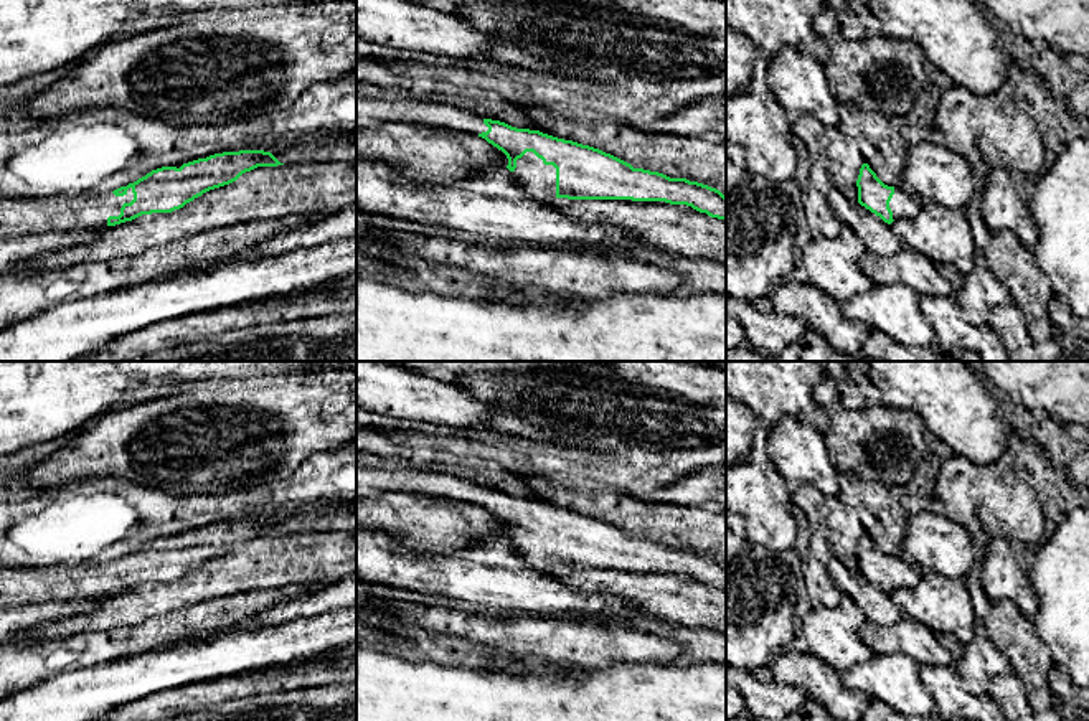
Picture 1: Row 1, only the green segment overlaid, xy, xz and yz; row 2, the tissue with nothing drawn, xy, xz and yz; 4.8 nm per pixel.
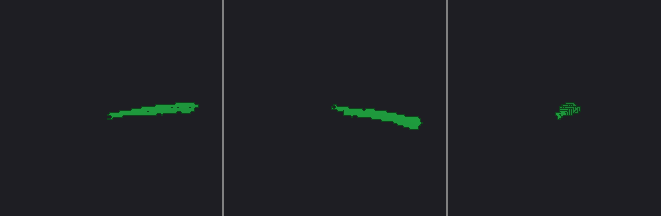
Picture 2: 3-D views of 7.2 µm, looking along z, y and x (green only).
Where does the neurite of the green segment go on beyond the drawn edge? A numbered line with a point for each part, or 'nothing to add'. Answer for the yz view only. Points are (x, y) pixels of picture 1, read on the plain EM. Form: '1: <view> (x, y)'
1: yz (903, 574)

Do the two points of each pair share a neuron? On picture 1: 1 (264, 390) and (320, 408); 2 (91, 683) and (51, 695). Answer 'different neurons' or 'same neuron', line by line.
1: same neuron
2: same neuron

